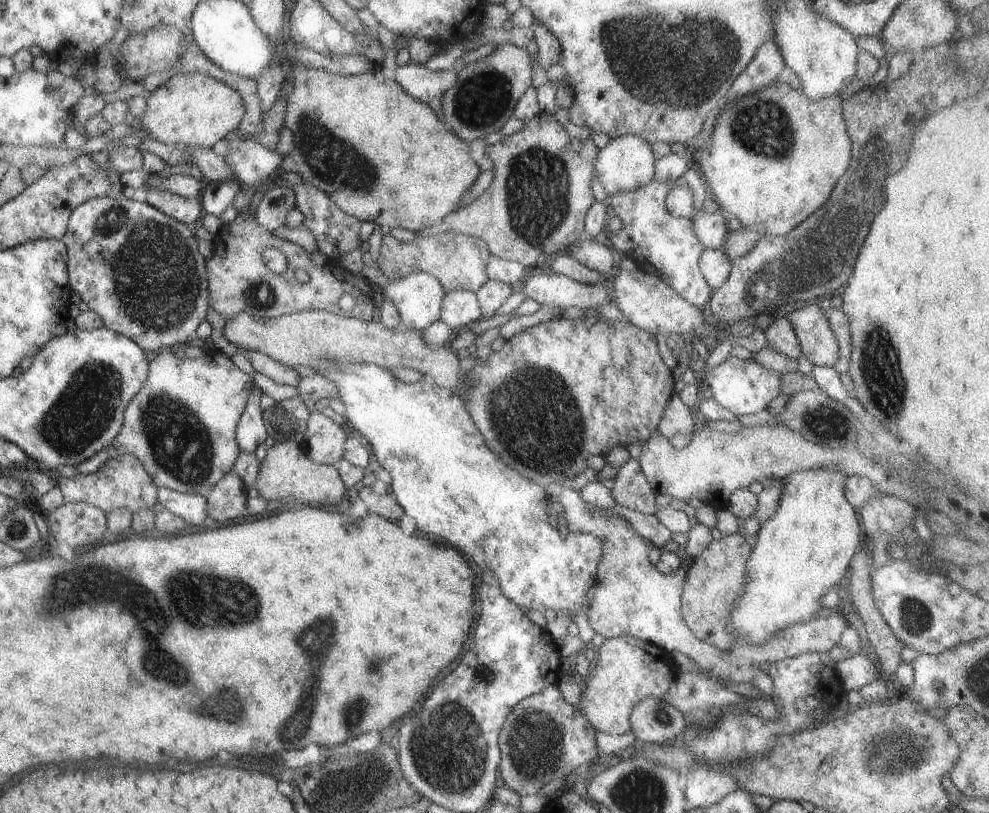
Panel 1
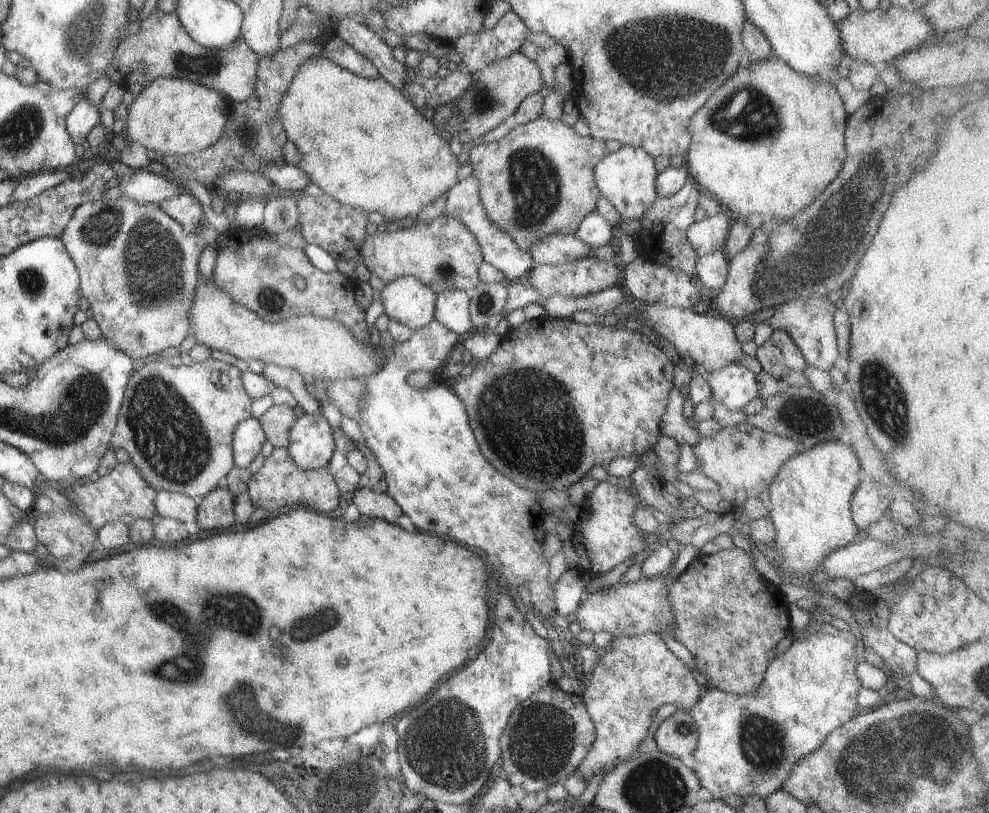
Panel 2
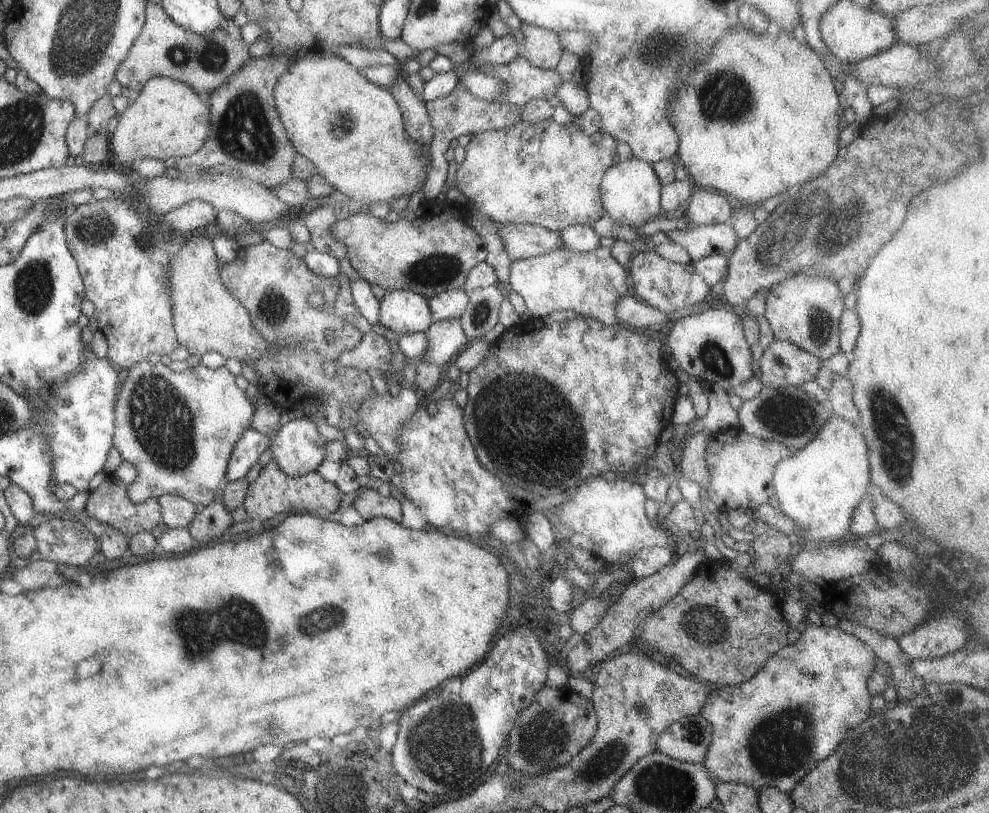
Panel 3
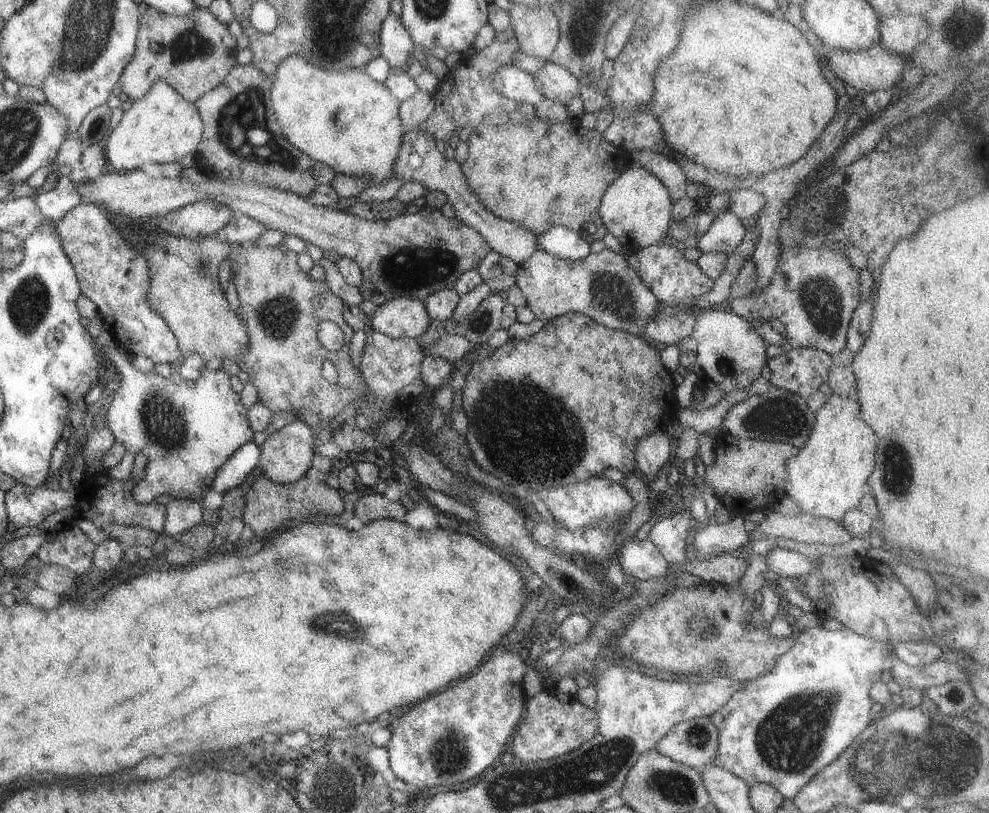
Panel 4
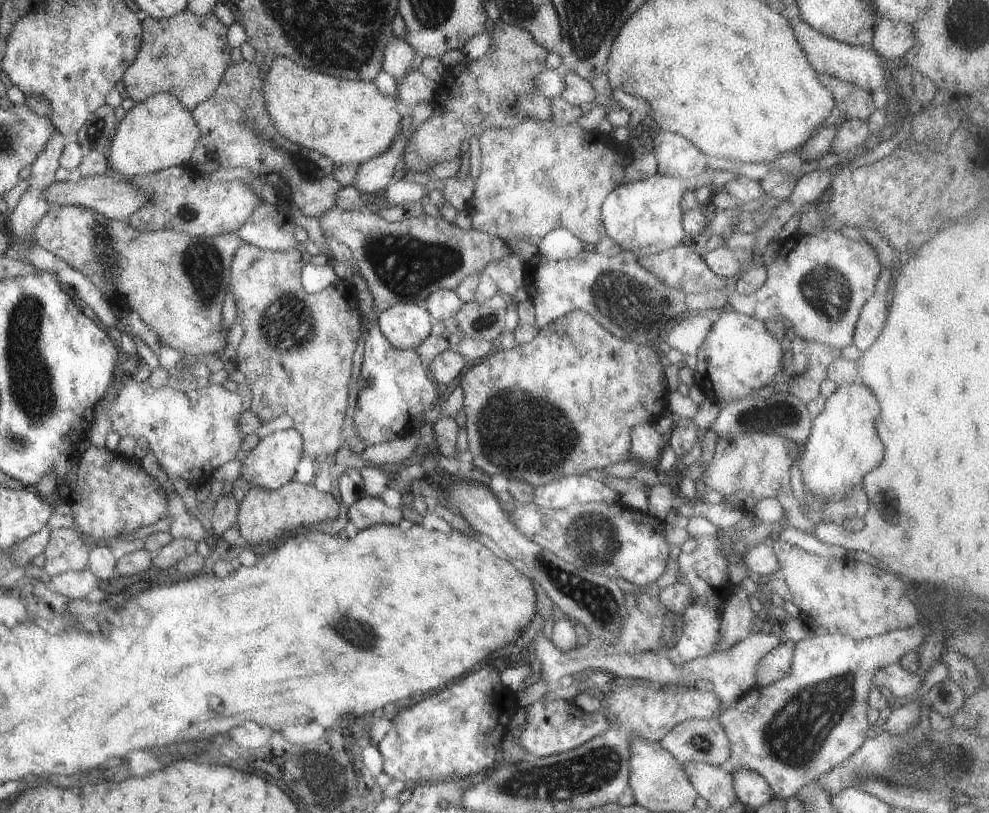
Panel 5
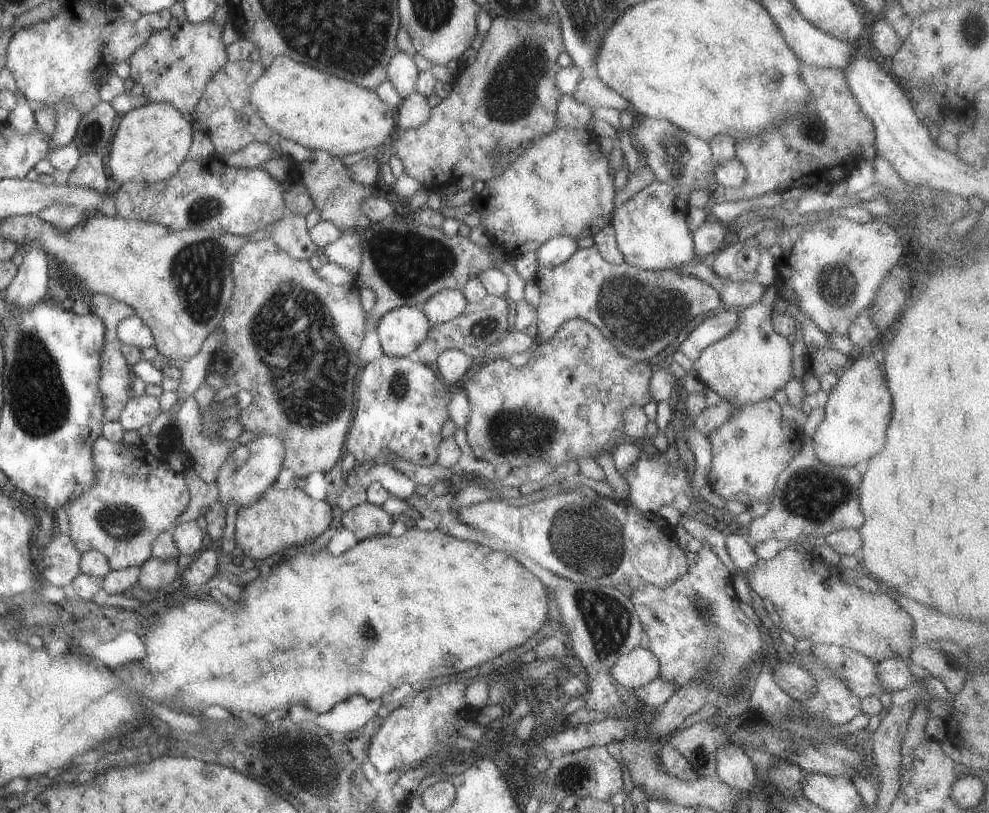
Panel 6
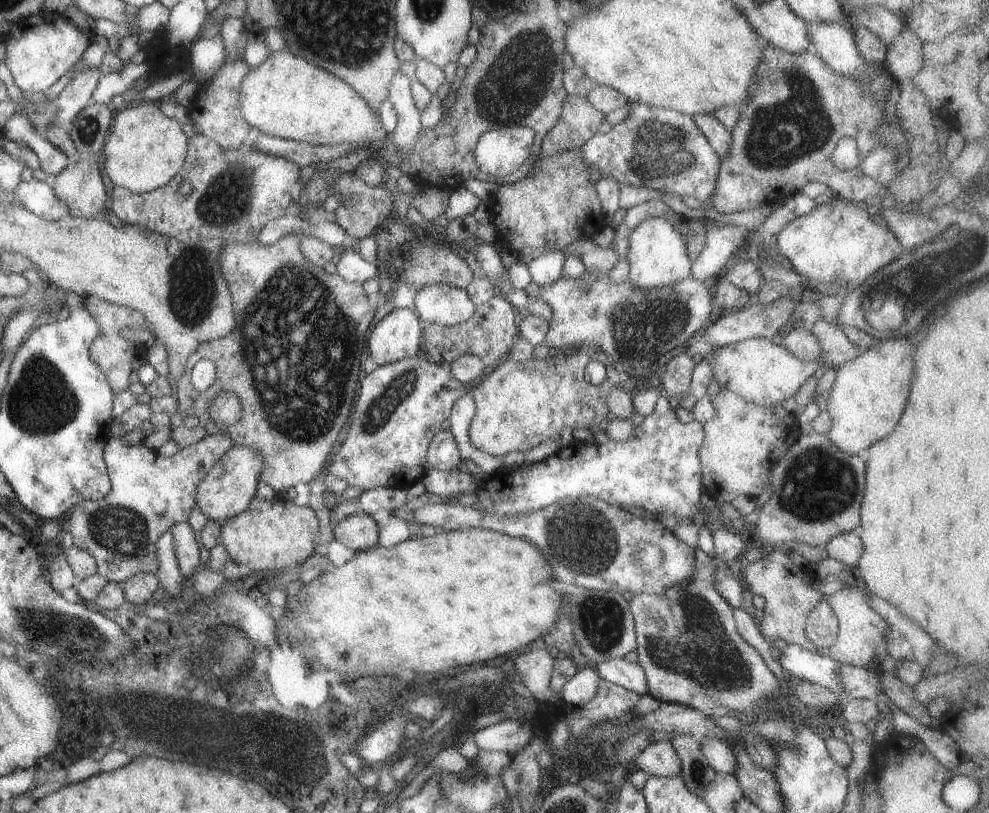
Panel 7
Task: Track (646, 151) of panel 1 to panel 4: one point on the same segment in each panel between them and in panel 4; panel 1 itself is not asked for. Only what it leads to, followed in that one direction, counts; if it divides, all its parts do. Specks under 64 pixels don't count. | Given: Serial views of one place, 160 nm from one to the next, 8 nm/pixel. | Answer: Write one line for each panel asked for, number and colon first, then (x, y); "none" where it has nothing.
2: (625, 177)
3: (629, 190)
4: (635, 208)

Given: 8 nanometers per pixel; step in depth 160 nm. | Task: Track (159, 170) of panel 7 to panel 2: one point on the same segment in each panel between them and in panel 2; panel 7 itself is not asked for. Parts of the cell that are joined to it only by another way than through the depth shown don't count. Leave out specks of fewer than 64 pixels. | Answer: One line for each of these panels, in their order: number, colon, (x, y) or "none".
2: (175, 116)
3: (168, 119)
4: (160, 127)
5: (158, 133)
6: (150, 141)

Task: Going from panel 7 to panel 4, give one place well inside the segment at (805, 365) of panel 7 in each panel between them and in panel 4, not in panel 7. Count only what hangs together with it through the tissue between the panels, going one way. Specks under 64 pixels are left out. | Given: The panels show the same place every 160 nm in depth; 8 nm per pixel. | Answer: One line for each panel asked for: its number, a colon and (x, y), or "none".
4: (724, 347)
5: (738, 354)
6: (752, 362)

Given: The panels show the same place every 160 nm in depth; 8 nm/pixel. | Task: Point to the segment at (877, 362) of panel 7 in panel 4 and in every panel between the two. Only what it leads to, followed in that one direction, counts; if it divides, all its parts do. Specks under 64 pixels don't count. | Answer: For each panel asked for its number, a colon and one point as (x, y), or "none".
4: (825, 478)
5: (841, 446)
6: (857, 409)

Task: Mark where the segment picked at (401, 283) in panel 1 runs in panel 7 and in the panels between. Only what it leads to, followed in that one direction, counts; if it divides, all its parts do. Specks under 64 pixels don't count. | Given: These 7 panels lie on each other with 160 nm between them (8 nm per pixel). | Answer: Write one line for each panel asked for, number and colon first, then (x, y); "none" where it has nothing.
2: (407, 300)
3: (402, 311)
4: (401, 317)
5: (404, 325)
6: (400, 331)
7: (397, 335)

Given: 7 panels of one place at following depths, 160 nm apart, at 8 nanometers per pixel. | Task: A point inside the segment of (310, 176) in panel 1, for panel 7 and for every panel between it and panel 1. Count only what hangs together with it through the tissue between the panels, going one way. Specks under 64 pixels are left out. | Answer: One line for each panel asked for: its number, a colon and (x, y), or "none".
2: (360, 141)
3: (351, 131)
4: (345, 120)
5: (348, 121)
6: (322, 113)
7: (285, 96)

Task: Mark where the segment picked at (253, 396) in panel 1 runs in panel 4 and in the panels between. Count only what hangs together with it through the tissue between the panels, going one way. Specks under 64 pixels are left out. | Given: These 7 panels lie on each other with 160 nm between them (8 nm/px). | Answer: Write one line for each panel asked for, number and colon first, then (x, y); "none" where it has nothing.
2: (247, 437)
3: (245, 453)
4: (232, 472)

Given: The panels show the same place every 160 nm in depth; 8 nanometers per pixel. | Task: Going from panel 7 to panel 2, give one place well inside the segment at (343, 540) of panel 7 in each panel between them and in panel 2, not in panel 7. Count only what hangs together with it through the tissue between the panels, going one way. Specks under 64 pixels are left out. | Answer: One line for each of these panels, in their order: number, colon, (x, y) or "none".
2: (373, 505)
3: (371, 504)
4: (369, 506)
5: (367, 511)
6: (365, 520)

